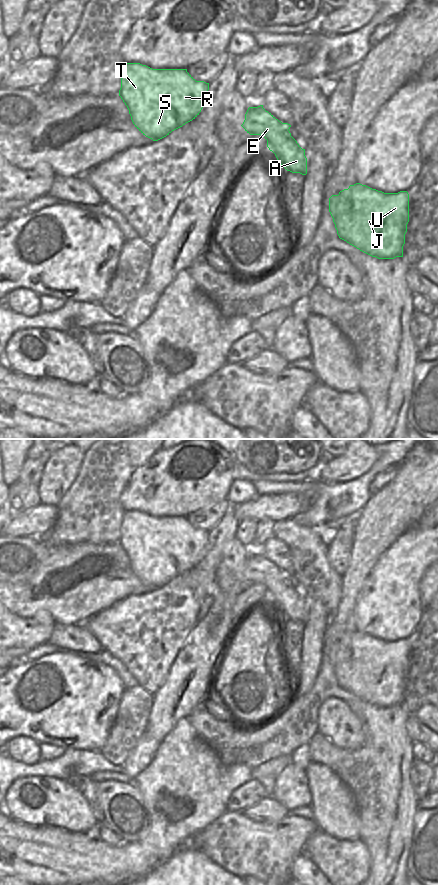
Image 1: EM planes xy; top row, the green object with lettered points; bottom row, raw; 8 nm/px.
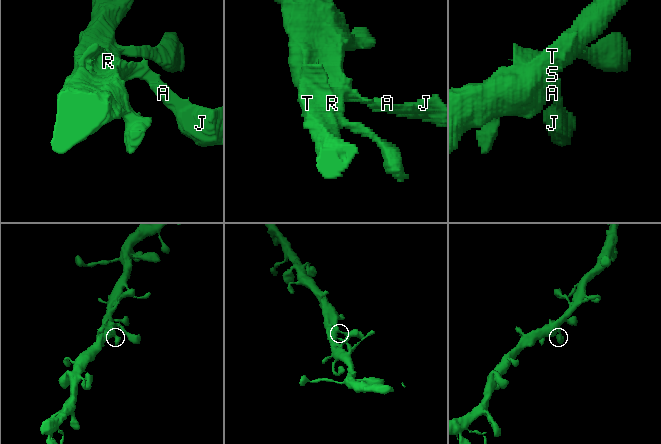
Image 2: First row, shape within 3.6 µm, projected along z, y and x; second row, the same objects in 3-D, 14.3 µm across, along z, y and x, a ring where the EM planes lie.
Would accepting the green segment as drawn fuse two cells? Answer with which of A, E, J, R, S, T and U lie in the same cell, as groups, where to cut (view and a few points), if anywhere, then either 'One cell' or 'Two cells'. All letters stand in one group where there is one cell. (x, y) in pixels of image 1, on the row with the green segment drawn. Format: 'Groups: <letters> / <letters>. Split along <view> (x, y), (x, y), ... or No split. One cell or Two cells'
Groups: A E J R S T U. No split. One cell

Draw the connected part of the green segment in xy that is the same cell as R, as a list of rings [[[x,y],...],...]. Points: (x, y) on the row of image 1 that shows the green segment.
[[[125,63],[119,96],[127,106],[135,127],[146,137],[158,141],[199,115],[208,90],[209,83],[196,81],[187,69],[152,69],[140,63]]]

